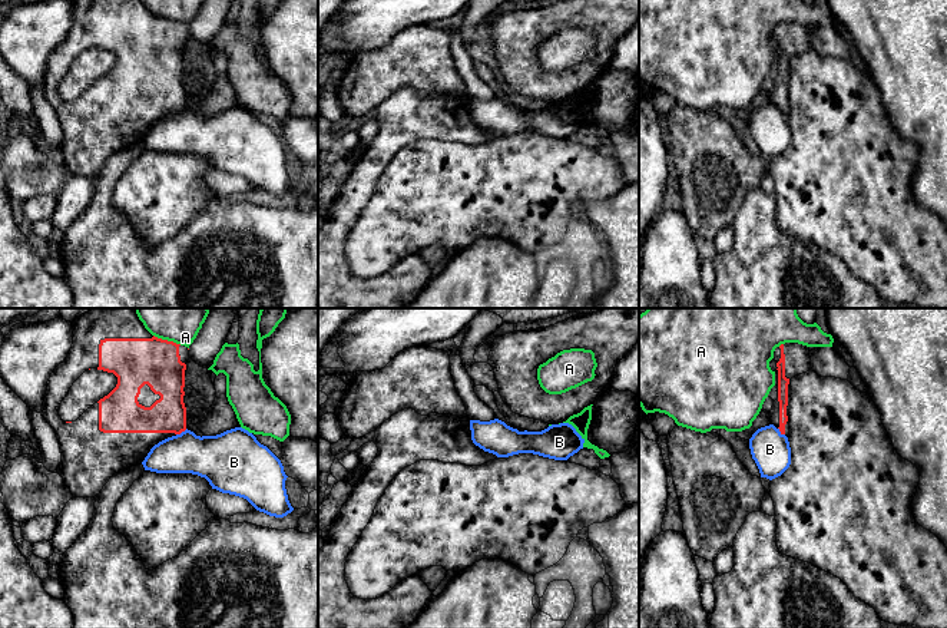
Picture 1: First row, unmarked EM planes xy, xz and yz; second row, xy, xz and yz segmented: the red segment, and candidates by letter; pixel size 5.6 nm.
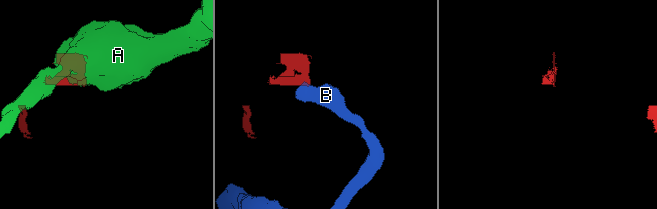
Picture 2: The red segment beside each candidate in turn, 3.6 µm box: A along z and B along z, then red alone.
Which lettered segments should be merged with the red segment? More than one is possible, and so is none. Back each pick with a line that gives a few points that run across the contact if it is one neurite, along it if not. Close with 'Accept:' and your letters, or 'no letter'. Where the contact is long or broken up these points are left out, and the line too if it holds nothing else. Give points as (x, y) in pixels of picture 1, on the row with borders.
Accept: no letter

